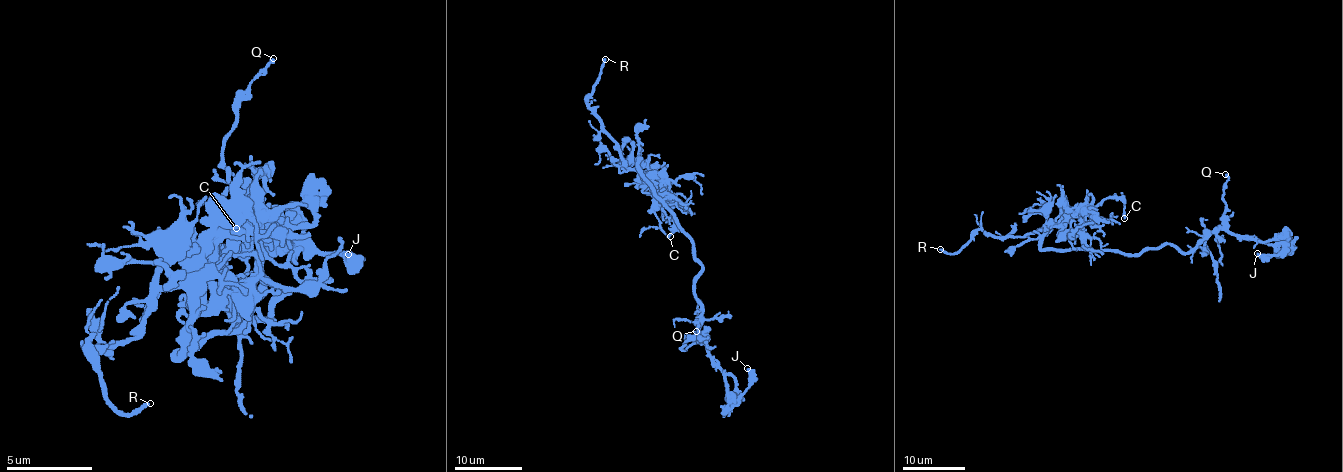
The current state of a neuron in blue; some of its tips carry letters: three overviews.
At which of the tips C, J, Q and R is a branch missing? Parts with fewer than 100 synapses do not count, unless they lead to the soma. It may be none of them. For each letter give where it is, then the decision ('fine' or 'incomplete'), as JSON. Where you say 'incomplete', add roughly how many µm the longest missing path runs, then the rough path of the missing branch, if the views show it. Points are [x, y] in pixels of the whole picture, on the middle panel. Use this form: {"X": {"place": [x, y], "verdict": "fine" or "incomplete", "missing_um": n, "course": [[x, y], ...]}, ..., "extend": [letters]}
{"C": {"place": [670, 236], "verdict": "fine"}, "J": {"place": [747, 368], "verdict": "fine"}, "Q": {"place": [696, 331], "verdict": "fine"}, "R": {"place": [605, 59], "verdict": "incomplete", "missing_um": 60}, "extend": ["R"]}

